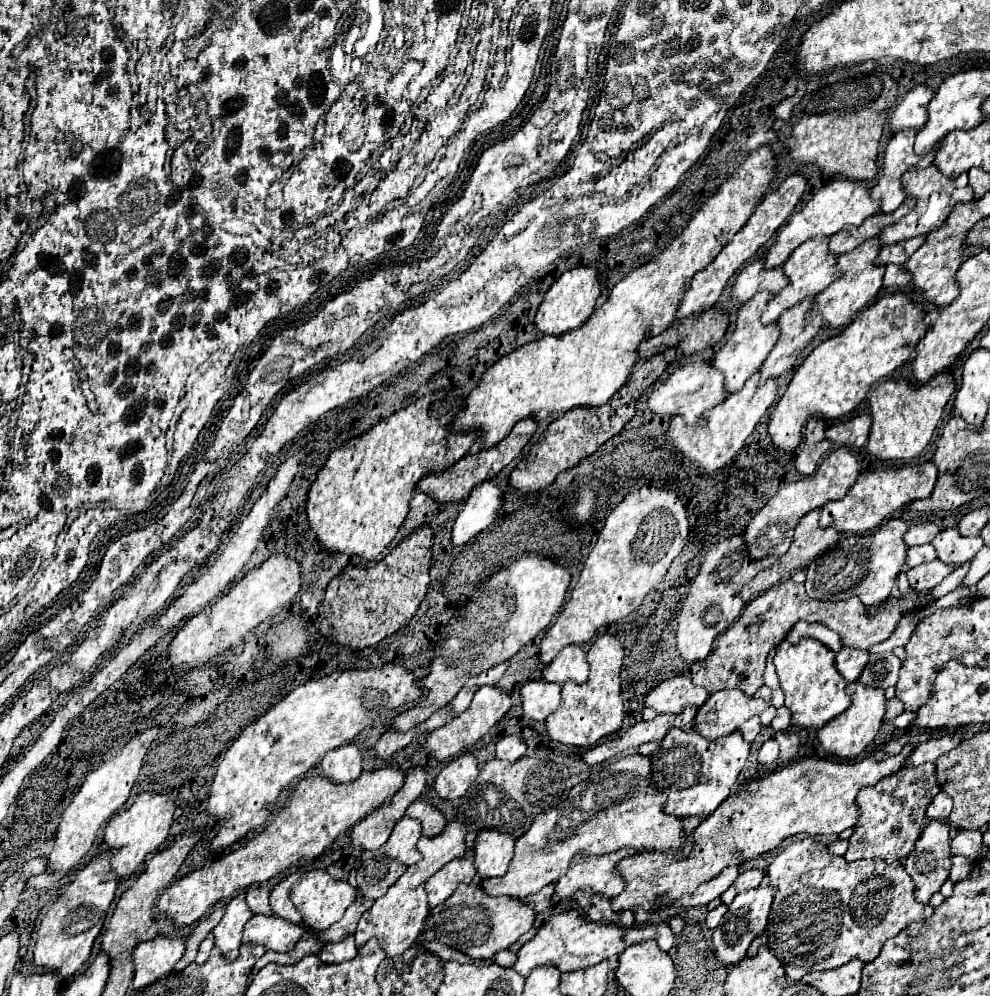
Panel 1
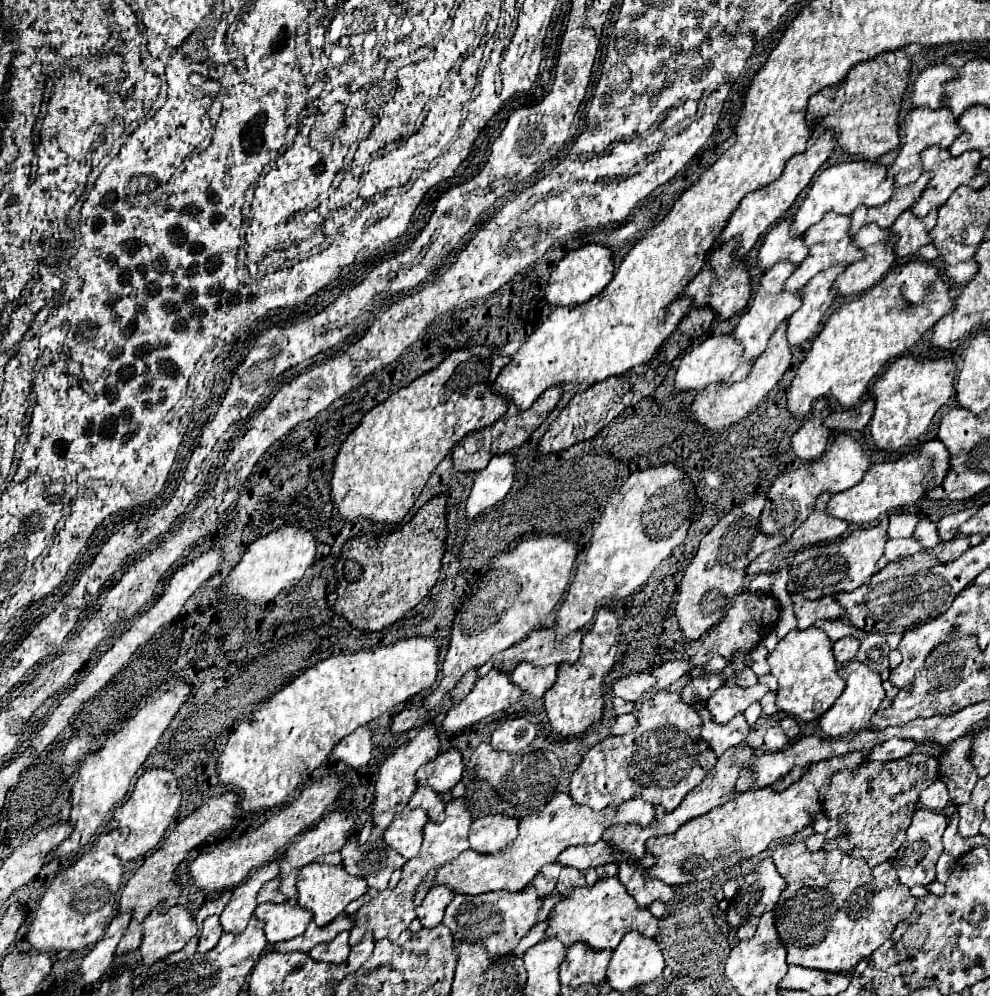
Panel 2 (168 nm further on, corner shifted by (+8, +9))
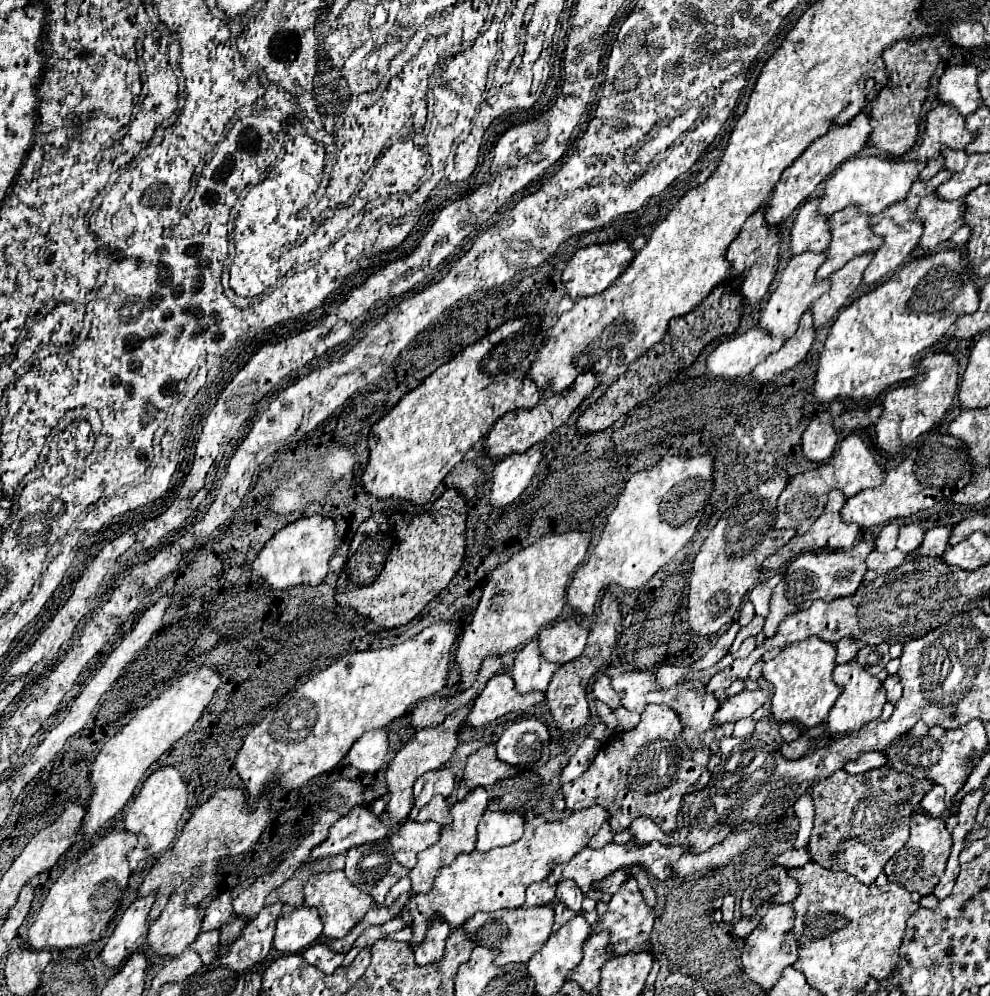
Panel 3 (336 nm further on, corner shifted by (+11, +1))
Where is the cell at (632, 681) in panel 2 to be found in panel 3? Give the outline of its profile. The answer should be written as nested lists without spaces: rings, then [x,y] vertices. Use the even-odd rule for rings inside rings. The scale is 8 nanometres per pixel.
[[[602,674],[602,676],[596,678],[596,682],[592,686],[592,694],[594,694],[594,698],[602,700],[604,704],[608,704],[612,710],[620,706],[620,694],[612,688],[610,678],[606,674]]]

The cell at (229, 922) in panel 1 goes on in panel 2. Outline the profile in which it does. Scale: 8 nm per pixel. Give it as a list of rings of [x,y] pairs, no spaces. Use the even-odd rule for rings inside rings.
[[[279,858],[269,862],[267,866],[259,868],[257,872],[253,872],[251,878],[247,878],[243,884],[239,884],[233,890],[229,904],[225,906],[225,910],[219,916],[223,932],[239,934],[239,932],[245,930],[245,926],[251,918],[251,912],[257,906],[255,896],[257,896],[259,888],[263,886],[263,882],[269,882],[269,880],[277,878],[277,874],[279,874]]]

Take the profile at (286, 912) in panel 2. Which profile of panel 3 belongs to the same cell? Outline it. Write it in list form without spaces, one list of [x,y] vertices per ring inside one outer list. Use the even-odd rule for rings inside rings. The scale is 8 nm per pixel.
[[[284,906],[276,924],[274,948],[282,954],[298,954],[322,936],[322,920],[316,908]]]

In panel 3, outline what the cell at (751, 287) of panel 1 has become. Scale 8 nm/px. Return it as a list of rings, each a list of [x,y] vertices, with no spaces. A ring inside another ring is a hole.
[[[812,198],[808,200],[792,228],[790,228],[790,240],[792,240],[792,254],[800,254],[800,252],[822,252],[828,248],[830,244],[830,226],[828,226],[828,216],[818,212],[818,204],[820,198]]]

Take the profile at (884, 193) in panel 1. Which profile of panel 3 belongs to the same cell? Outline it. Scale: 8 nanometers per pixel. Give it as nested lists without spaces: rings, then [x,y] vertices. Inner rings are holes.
[[[938,104],[930,110],[924,122],[924,136],[918,148],[918,160],[924,164],[920,178],[928,180],[944,168],[942,148],[946,144],[954,144],[956,150],[964,150],[972,140],[974,134],[966,130],[966,118],[958,114],[952,104]]]

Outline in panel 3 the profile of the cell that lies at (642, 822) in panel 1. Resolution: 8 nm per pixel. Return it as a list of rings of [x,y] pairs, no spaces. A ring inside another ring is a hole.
[[[588,808],[588,810],[580,810],[580,812],[574,812],[574,814],[570,814],[570,816],[566,816],[566,818],[562,818],[562,820],[554,820],[554,822],[546,822],[544,820],[544,816],[542,814],[536,814],[536,810],[534,810],[534,816],[526,816],[526,826],[524,826],[524,836],[518,840],[518,842],[514,842],[514,844],[510,844],[510,846],[502,846],[502,848],[492,848],[492,850],[488,850],[488,852],[478,852],[478,850],[474,850],[474,852],[470,852],[470,854],[458,854],[458,858],[452,862],[452,864],[448,864],[448,866],[444,866],[442,870],[440,870],[440,874],[436,876],[436,884],[432,886],[432,890],[430,892],[426,892],[424,896],[416,896],[416,898],[410,898],[408,900],[408,904],[400,910],[400,916],[408,922],[408,924],[412,924],[412,938],[410,938],[410,942],[408,942],[408,946],[410,946],[410,950],[416,950],[416,946],[418,944],[422,944],[422,940],[424,940],[424,936],[426,936],[426,930],[428,930],[428,924],[430,924],[430,920],[432,918],[440,918],[442,922],[448,922],[452,928],[462,928],[464,924],[466,924],[466,920],[470,920],[476,912],[494,912],[494,910],[502,910],[502,908],[520,908],[522,904],[524,904],[524,900],[526,900],[526,888],[532,884],[532,882],[538,882],[538,880],[544,880],[546,876],[548,876],[548,872],[552,870],[552,864],[562,864],[562,862],[568,862],[576,852],[580,852],[580,848],[584,848],[586,844],[588,844],[588,840],[590,840],[590,836],[602,826],[602,822],[604,820],[608,820],[608,814],[604,812],[604,808]]]

